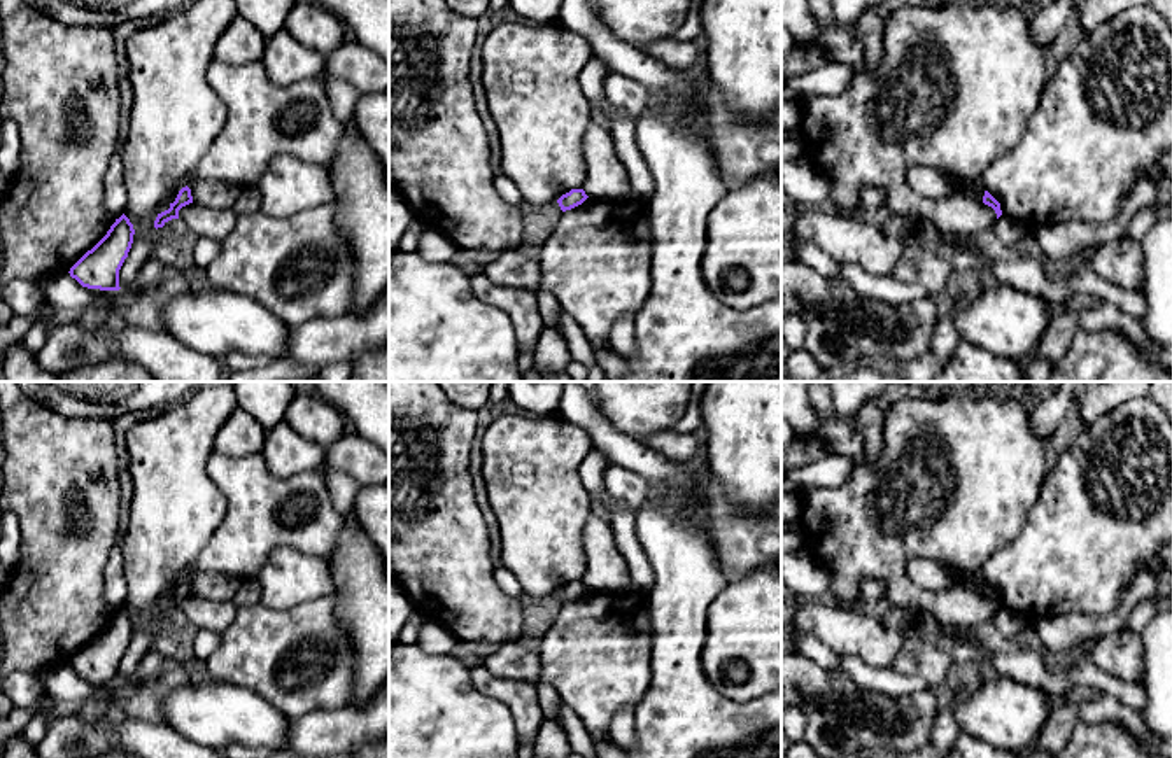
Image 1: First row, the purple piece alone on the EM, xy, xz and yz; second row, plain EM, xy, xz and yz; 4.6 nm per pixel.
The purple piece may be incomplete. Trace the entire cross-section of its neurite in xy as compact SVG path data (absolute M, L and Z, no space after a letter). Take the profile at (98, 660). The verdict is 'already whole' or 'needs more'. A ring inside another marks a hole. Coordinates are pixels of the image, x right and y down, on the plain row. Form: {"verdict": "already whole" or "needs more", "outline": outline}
{"verdict": "already whole", "outline": "M123 606L107 627L70 660L70 669L88 681L119 683L119 662L128 649L133 627L133 616Z"}

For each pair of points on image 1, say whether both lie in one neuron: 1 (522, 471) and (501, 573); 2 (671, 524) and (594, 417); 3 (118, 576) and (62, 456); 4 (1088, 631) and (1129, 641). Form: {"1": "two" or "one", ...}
{"1": "two", "2": "one", "3": "two", "4": "two"}

